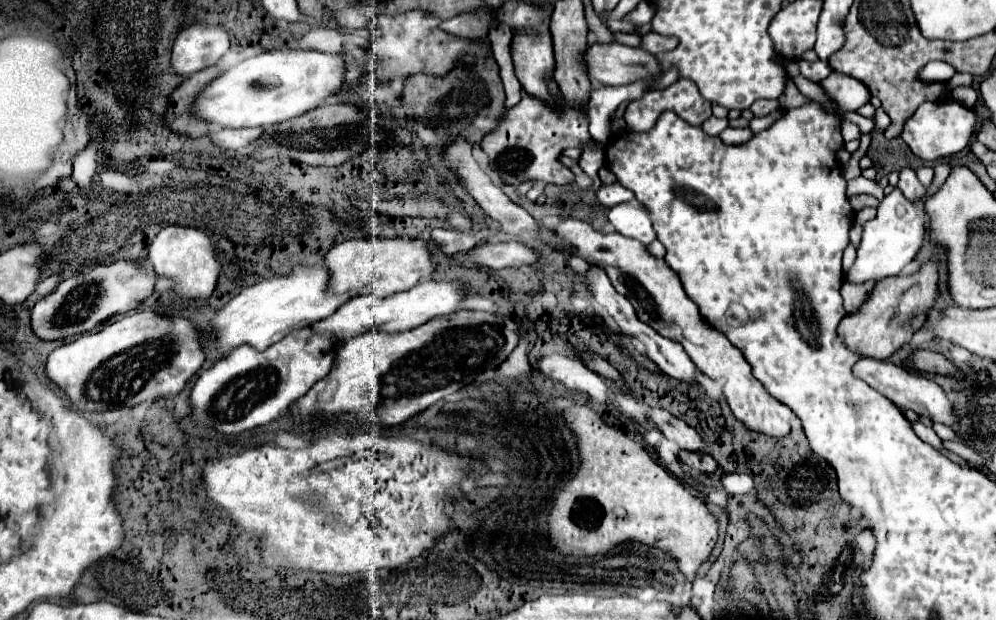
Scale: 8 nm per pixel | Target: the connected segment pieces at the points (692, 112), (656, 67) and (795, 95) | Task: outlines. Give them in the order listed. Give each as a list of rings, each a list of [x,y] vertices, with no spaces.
[[[679,79],[677,83],[673,83],[671,87],[667,89],[661,89],[661,91],[649,91],[645,97],[641,99],[635,99],[627,105],[625,109],[625,123],[627,123],[627,129],[631,131],[647,131],[655,125],[657,117],[663,113],[663,111],[673,111],[677,113],[679,117],[683,117],[689,125],[703,125],[703,121],[707,121],[711,117],[711,103],[699,93],[697,85],[691,81],[691,79]]]
[[[621,43],[589,47],[585,63],[591,67],[589,77],[601,85],[629,85],[641,79],[655,79],[663,71],[655,55]]]
[[[787,81],[787,83],[785,83],[785,93],[781,95],[779,103],[781,103],[783,109],[793,109],[793,107],[801,107],[801,105],[809,103],[809,99],[799,93],[799,89],[795,87],[793,81]]]

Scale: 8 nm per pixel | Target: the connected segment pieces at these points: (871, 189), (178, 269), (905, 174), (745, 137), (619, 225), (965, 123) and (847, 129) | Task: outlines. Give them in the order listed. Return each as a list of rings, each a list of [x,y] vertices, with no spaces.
[[[862,175],[847,182],[847,196],[851,197],[856,194],[871,194],[879,201],[884,199],[884,193],[877,185],[876,181],[864,178]]]
[[[195,227],[161,229],[149,249],[147,267],[161,277],[173,279],[173,291],[179,299],[207,299],[213,293],[217,277],[221,273],[221,261],[217,257],[213,241],[209,239],[209,235],[205,235],[205,231]]]
[[[903,169],[901,171],[901,175],[899,175],[899,189],[903,189],[903,195],[909,201],[917,201],[925,193],[925,187],[921,185],[921,181],[917,179],[913,169]]]
[[[727,127],[719,137],[727,145],[739,145],[739,143],[749,141],[753,137],[753,131],[751,129],[733,129],[733,127]]]
[[[635,199],[629,201],[629,203],[621,203],[621,205],[613,207],[609,211],[609,221],[625,237],[643,241],[645,245],[649,245],[651,241],[655,241],[655,231],[653,231],[649,213]]]
[[[955,99],[925,101],[919,105],[915,115],[907,121],[901,137],[919,159],[937,161],[937,159],[943,159],[943,157],[963,151],[971,143],[971,139],[977,131],[975,125],[977,125],[975,113],[967,107],[963,107],[961,103],[957,103]]]
[[[847,121],[841,125],[841,133],[843,133],[843,141],[855,141],[861,137],[859,127],[855,123],[847,123]]]

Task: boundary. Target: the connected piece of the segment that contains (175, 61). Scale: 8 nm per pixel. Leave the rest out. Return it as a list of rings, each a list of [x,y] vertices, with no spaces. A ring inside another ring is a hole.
[[[193,23],[175,35],[171,67],[177,75],[191,75],[215,65],[229,51],[225,29],[209,23]]]

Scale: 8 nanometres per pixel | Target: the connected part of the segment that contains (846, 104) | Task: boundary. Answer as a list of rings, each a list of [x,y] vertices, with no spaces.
[[[833,71],[827,79],[821,81],[821,85],[827,89],[827,95],[845,111],[855,111],[857,107],[869,103],[867,87],[861,81],[855,81],[851,75]]]

